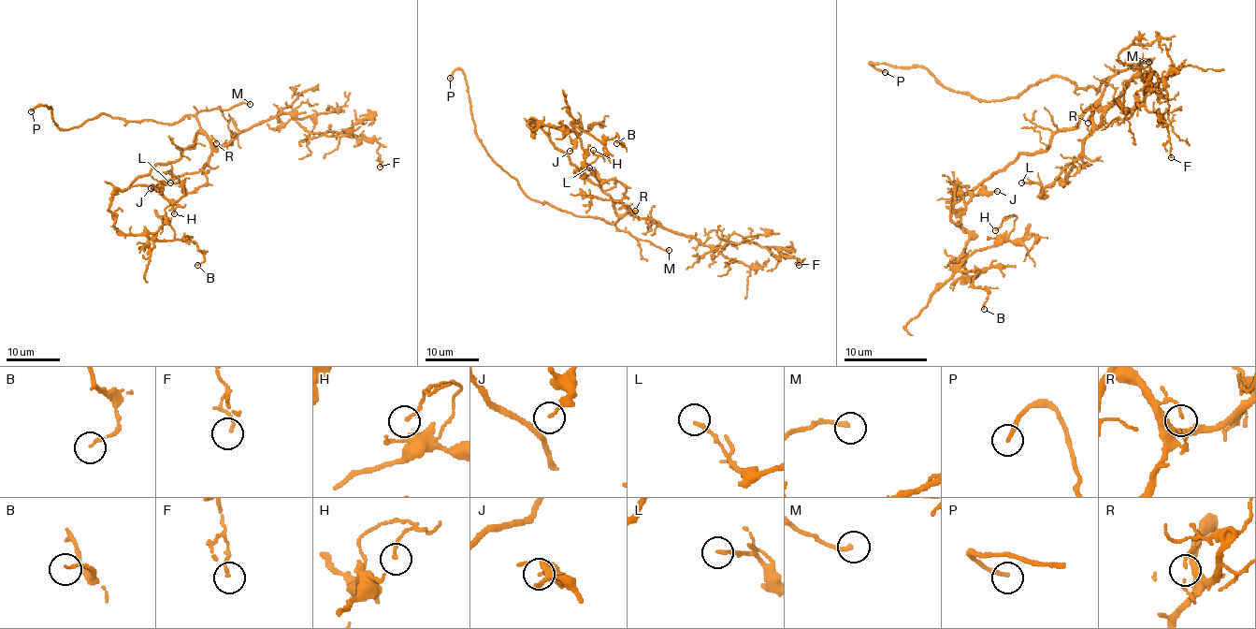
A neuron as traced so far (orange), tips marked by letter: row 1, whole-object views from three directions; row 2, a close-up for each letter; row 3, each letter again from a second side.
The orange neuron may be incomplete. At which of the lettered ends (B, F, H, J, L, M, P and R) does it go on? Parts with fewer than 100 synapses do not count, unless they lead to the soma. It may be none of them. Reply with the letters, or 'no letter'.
P

